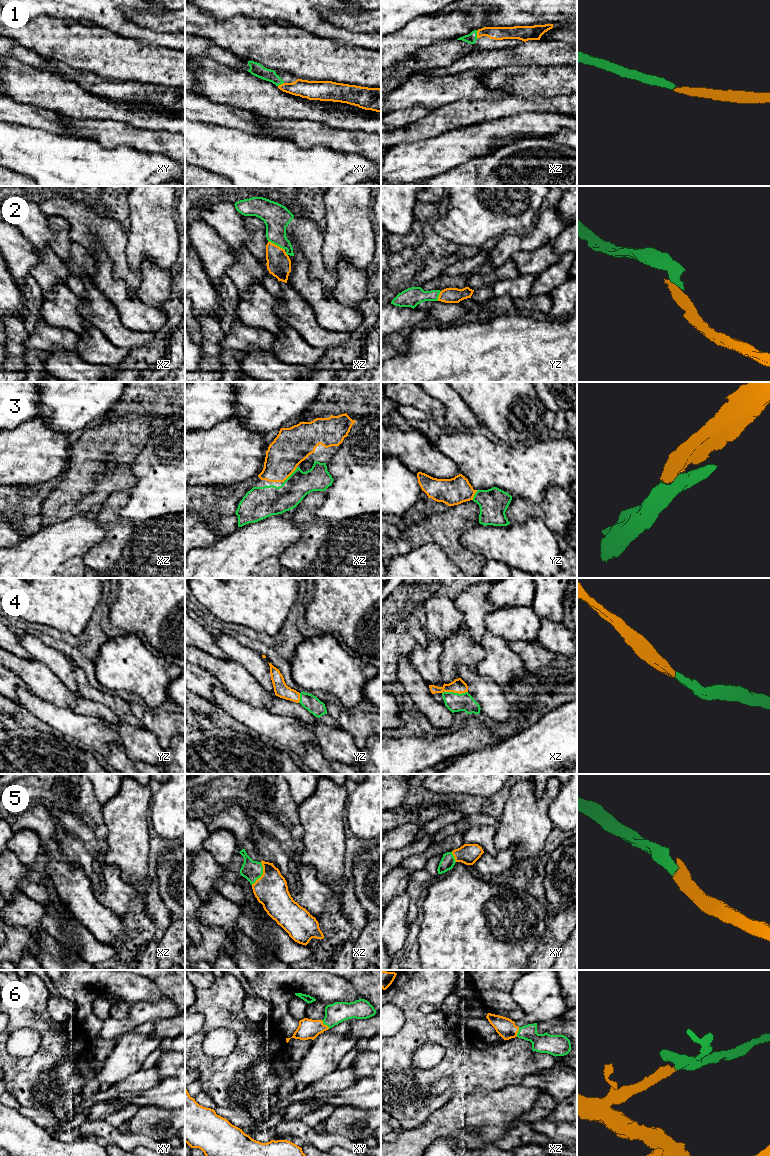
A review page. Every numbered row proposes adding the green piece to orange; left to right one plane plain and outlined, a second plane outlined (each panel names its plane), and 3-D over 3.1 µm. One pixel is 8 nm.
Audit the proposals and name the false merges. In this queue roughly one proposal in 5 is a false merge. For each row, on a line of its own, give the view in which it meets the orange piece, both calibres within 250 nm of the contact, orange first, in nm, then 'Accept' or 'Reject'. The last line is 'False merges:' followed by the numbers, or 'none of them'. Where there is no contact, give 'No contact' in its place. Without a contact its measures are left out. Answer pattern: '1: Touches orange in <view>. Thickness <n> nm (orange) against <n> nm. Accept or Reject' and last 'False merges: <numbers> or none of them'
1: Touches orange in xz. Thickness 110 nm (orange) against 80 nm. Accept
2: Touches orange in xz. Thickness 190 nm (orange) against 220 nm. Reject
3: Touches orange in xz. Thickness 300 nm (orange) against 220 nm. Accept
4: Touches orange in xz. Thickness 110 nm (orange) against 160 nm. Accept
5: Touches orange in xz. Thickness 260 nm (orange) against 160 nm. Accept
6: Touches orange in xy. Thickness 160 nm (orange) against 170 nm. Accept
False merges: 2

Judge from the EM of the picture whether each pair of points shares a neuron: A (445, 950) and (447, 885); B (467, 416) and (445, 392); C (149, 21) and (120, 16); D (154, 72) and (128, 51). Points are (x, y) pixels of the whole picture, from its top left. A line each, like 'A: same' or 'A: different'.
A: same
B: same
C: different
D: same

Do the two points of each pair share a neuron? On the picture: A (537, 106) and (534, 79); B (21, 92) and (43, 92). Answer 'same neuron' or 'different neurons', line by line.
A: different neurons
B: same neuron

